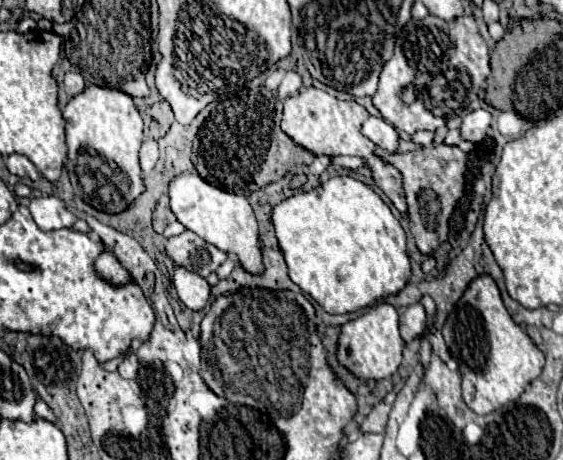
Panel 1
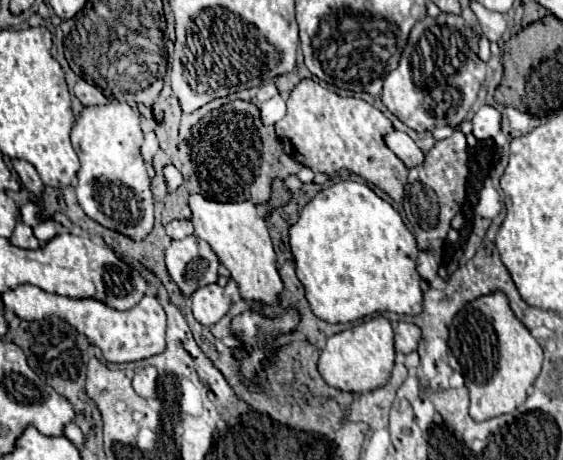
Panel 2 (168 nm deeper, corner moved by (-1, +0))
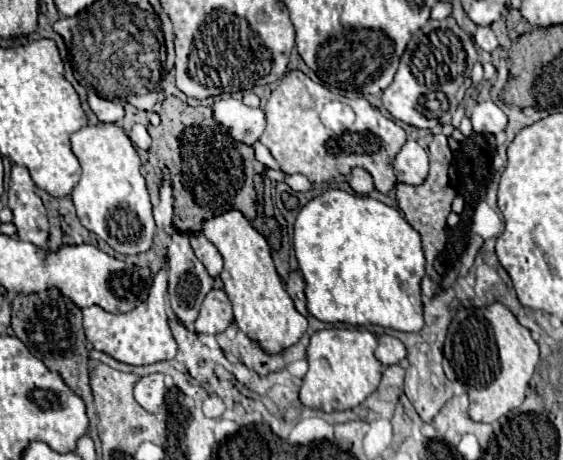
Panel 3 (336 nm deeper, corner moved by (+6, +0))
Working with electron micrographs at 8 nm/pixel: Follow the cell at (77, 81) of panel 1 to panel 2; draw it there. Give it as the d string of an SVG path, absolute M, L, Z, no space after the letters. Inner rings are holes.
M79 79L75 83L75 97L87 107L87 105L99 105L99 103L107 103L105 95L101 93L101 89L97 89L95 85Z

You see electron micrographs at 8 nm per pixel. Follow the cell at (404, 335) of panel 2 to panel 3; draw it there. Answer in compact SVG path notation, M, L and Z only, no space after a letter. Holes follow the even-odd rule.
M382 335L378 339L378 347L376 347L374 355L384 367L390 367L390 365L396 365L398 361L402 361L406 357L406 347L402 345L400 339L390 337L390 335Z

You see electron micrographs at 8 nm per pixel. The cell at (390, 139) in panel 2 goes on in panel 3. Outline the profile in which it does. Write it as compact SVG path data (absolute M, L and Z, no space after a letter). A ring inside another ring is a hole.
M408 141L394 159L394 175L398 183L420 185L428 175L428 155L416 143Z

